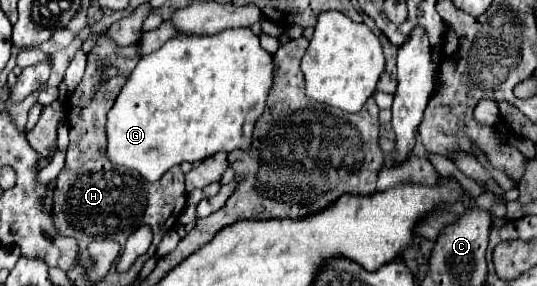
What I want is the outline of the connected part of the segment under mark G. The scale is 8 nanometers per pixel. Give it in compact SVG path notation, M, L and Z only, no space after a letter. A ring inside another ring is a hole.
M226 29L204 37L172 37L158 51L140 57L130 79L108 111L106 157L114 165L138 171L148 181L158 181L168 169L184 161L196 163L218 151L234 151L252 141L252 129L262 115L266 93L274 81L274 63L250 29Z

